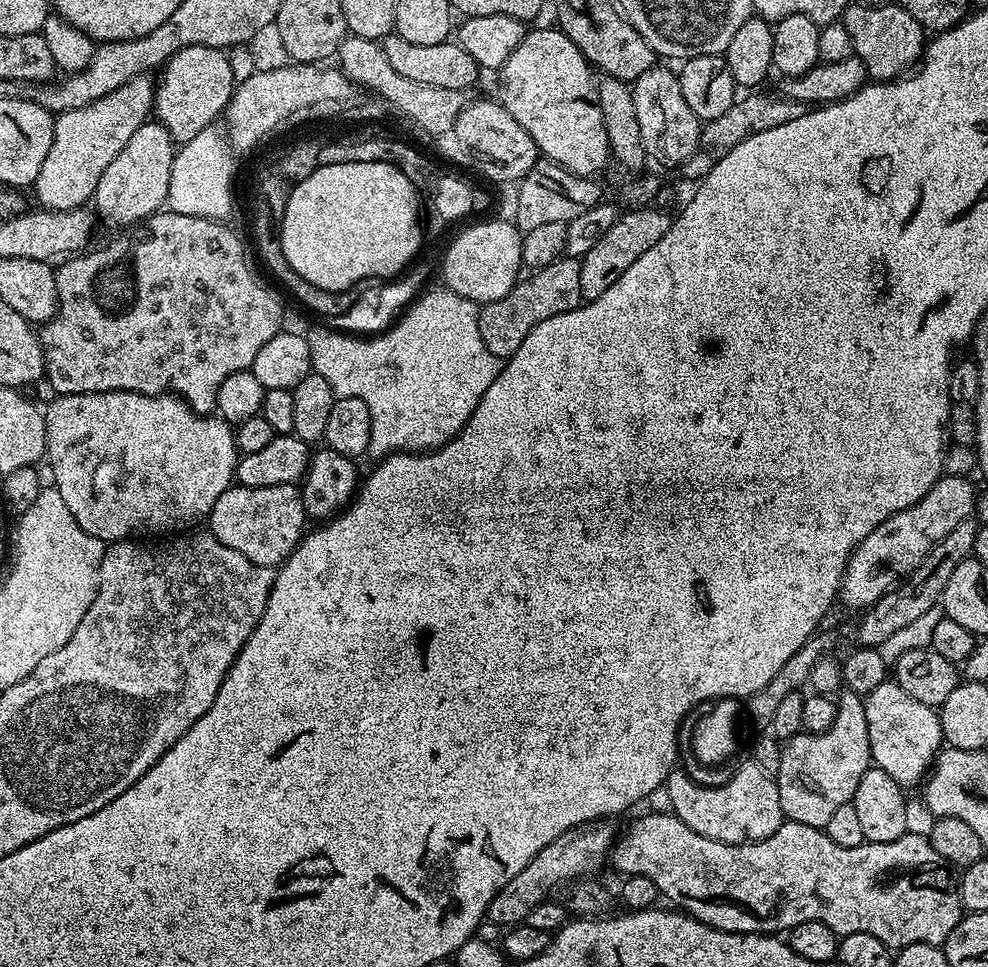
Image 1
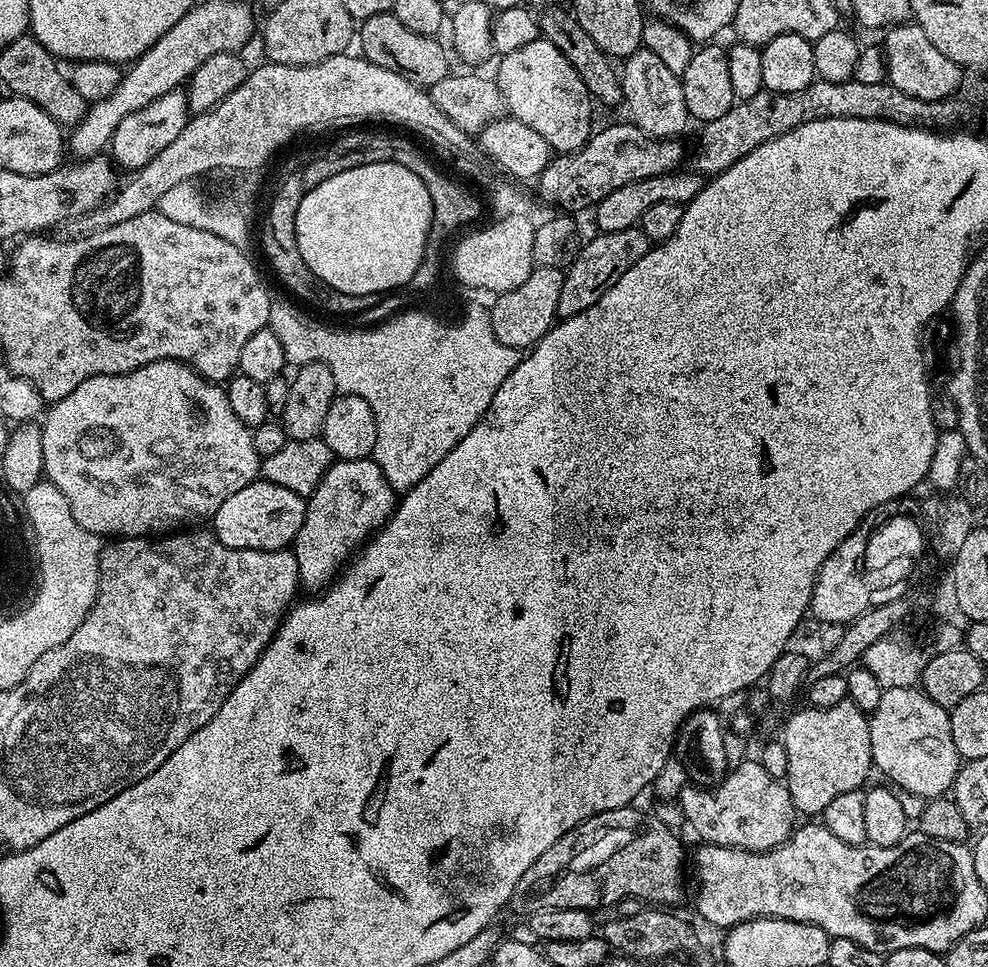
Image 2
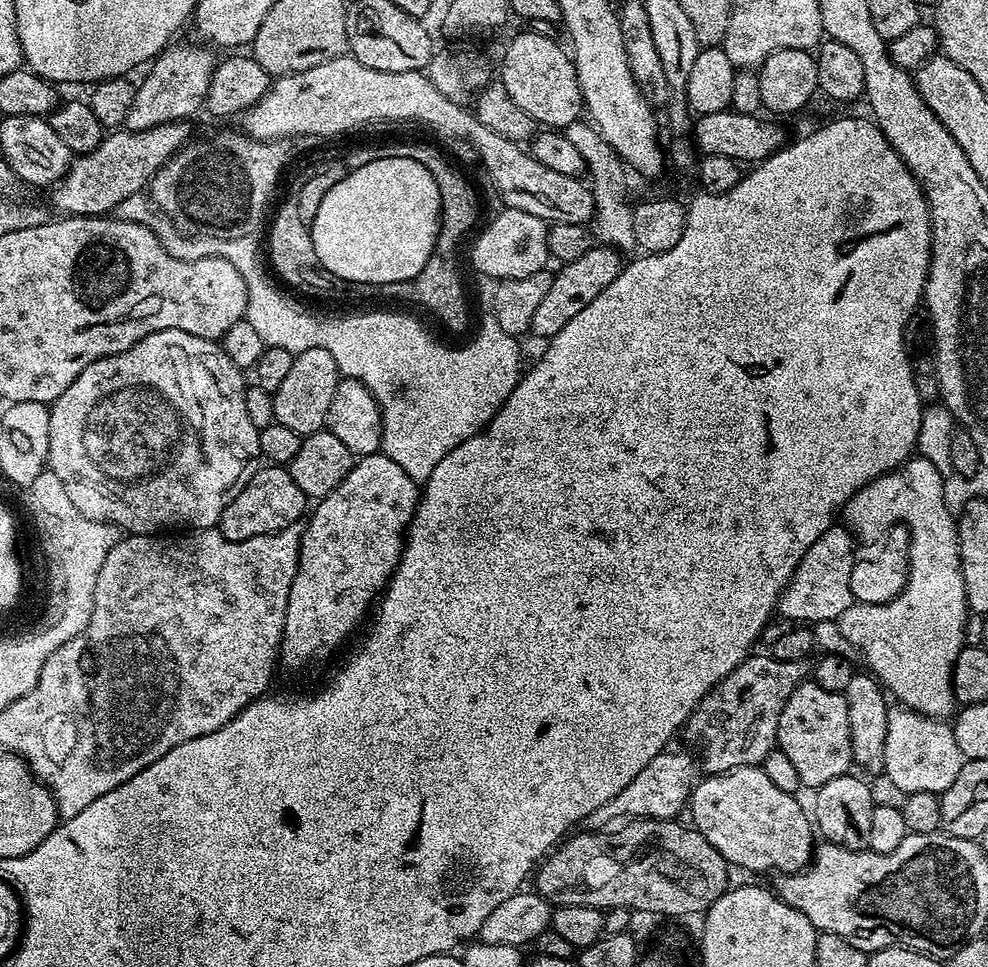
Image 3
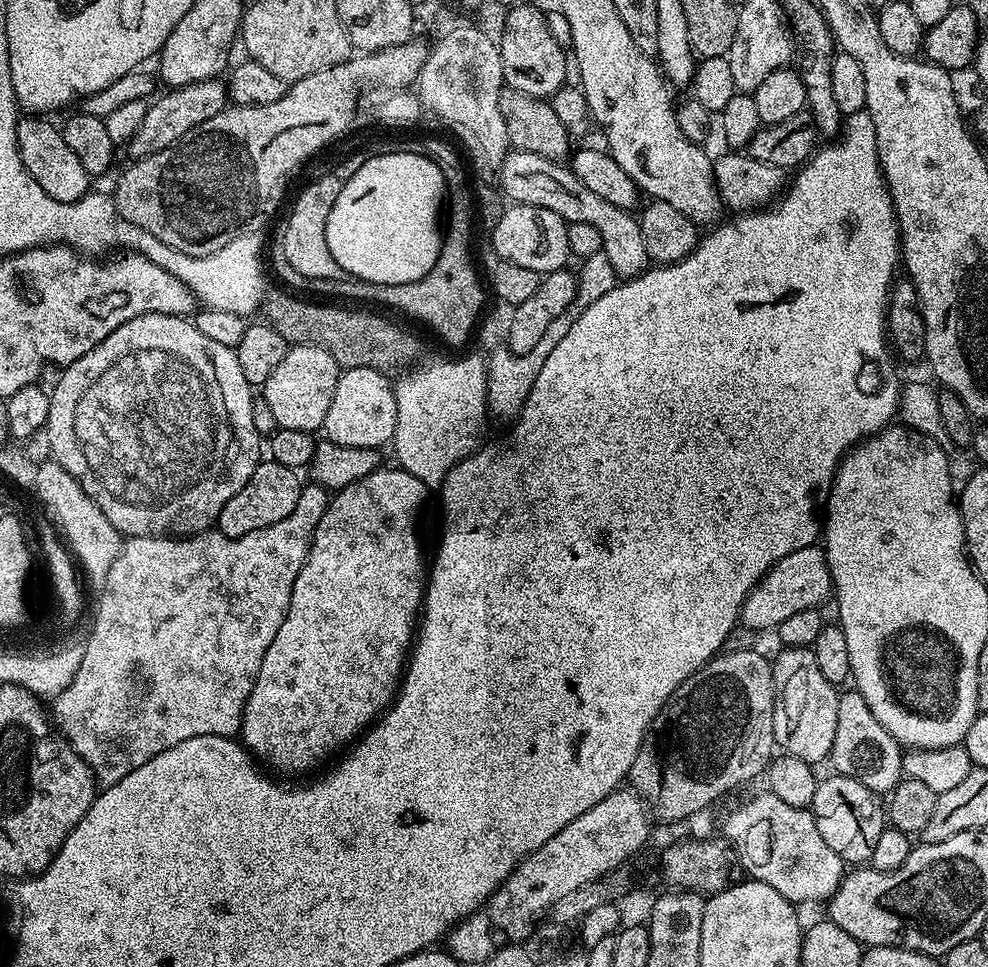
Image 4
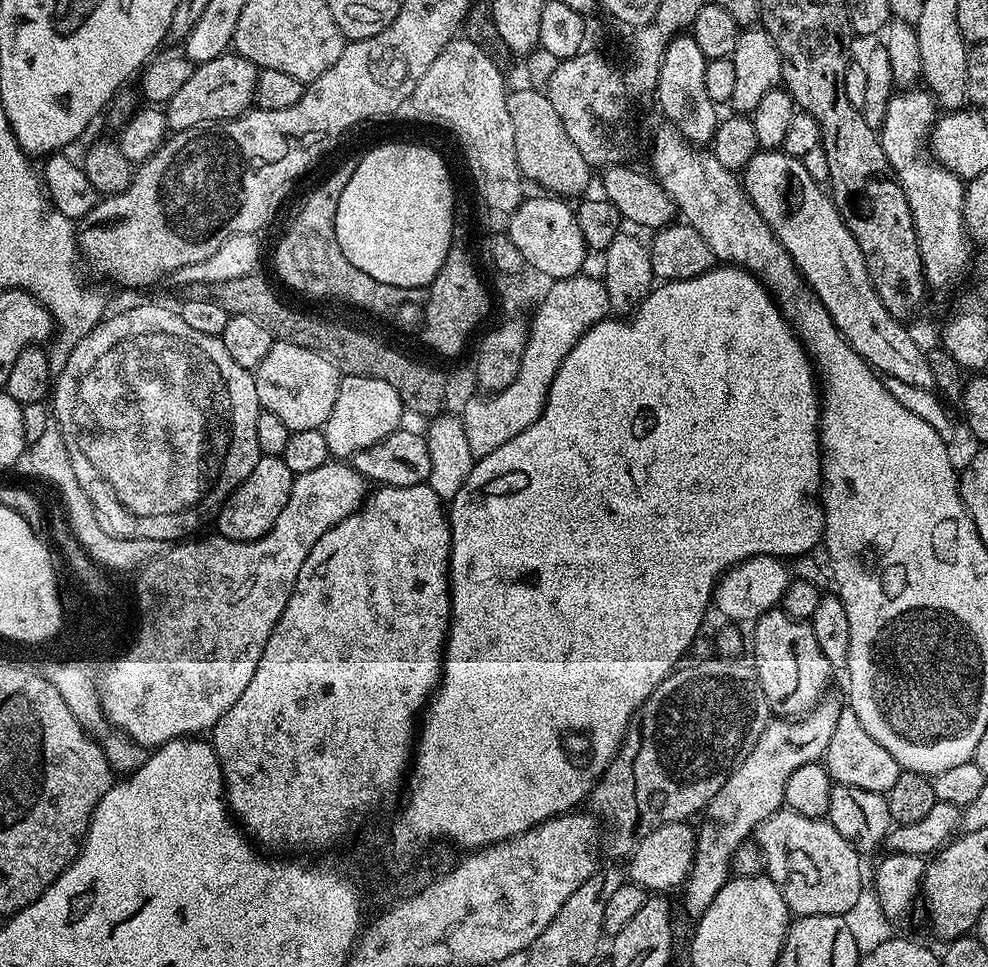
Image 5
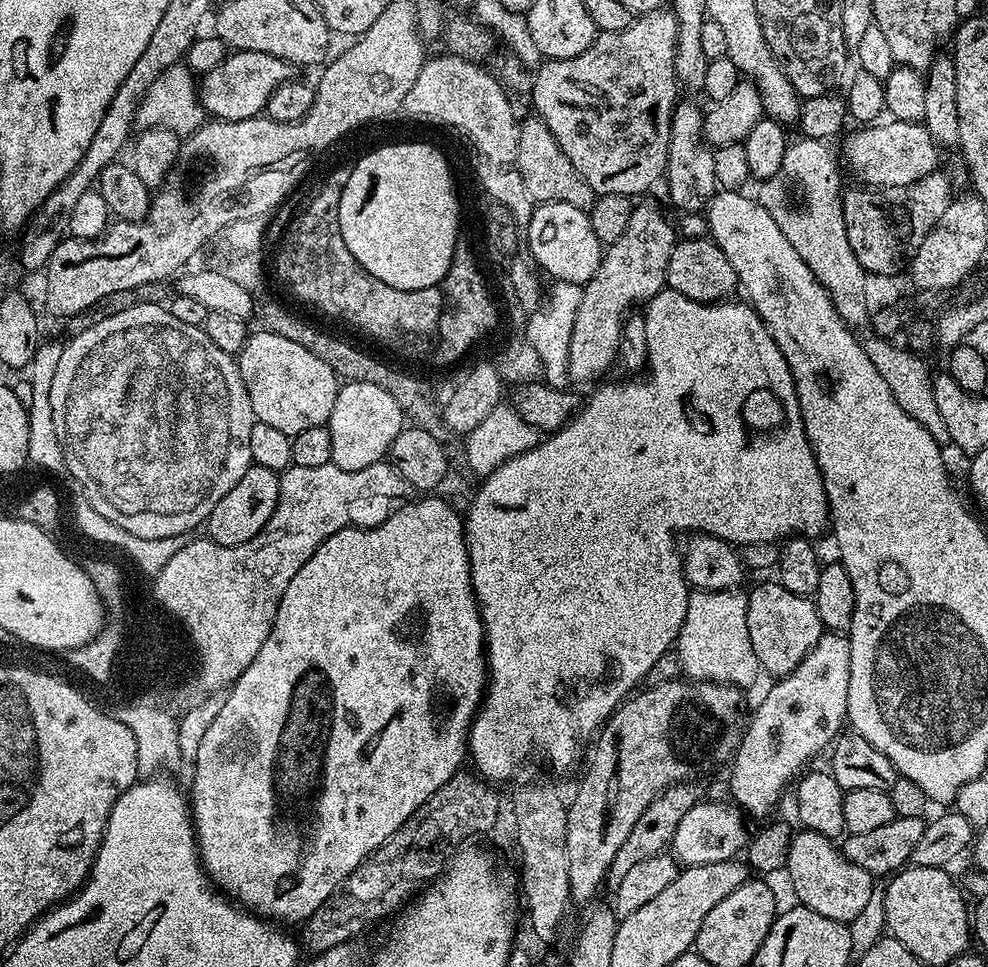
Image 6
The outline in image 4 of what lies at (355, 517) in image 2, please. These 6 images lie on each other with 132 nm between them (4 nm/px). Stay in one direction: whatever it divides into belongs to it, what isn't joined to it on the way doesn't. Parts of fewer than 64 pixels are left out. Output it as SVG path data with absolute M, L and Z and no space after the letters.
M391 467L376 468L370 474L366 474L366 478L358 478L358 482L339 489L329 499L322 514L322 522L318 522L318 530L314 530L306 562L302 570L298 570L298 578L294 578L286 618L282 618L282 626L278 626L278 634L274 634L274 642L270 642L262 658L254 690L250 690L250 698L240 720L238 740L261 765L269 764L273 768L271 769L273 773L308 772L319 760L326 759L331 752L339 753L345 746L351 745L383 713L398 691L406 667L406 657L414 644L414 629L422 612L426 587L426 556L424 560L424 544L420 541L420 511L424 508L426 486L418 478L414 478L414 474L405 472L403 468Z

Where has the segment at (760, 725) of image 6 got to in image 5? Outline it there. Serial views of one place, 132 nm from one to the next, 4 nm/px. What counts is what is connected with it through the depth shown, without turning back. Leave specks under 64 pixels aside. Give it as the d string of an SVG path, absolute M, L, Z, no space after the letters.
M825 698L806 716L769 719L754 750L750 750L744 761L737 764L730 778L726 778L722 790L710 798L703 817L705 820L700 828L698 824L695 829L696 849L692 868L682 885L686 915L698 918L706 914L710 902L714 902L714 894L718 894L732 876L734 850L738 850L738 846L755 833L762 821L785 807L786 781L790 774L794 774L798 766L817 763L823 757L826 746L830 746L841 707L841 701Z

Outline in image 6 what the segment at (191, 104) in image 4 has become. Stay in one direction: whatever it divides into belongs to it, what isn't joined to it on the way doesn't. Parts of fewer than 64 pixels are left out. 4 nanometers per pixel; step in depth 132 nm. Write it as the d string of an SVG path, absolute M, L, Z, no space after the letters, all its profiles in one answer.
M229 51L225 58L214 70L203 73L202 79L198 84L200 99L207 111L213 117L220 120L251 120L252 117L261 115L267 109L270 102L270 94L278 90L286 81L293 79L294 66L289 60L278 58L274 54L262 54L261 52L238 52Z

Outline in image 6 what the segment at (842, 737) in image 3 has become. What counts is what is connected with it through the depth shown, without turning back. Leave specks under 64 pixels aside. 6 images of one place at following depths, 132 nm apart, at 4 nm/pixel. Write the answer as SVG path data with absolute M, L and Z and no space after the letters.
M779 582L760 584L752 593L748 592L746 597L746 625L757 662L772 678L788 676L802 662L802 658L810 654L818 638L826 631L824 623L820 621L815 599L790 594L790 590L786 590L786 586Z

